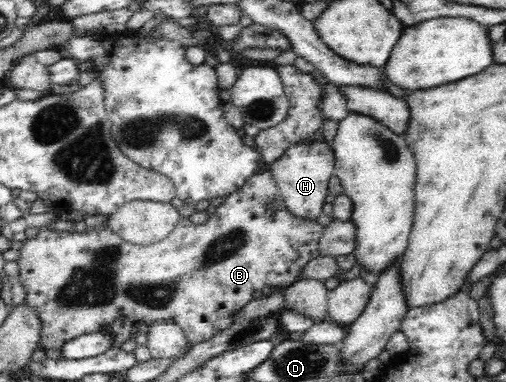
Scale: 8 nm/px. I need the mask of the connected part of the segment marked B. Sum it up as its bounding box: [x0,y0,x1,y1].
[16,171,325,349]

